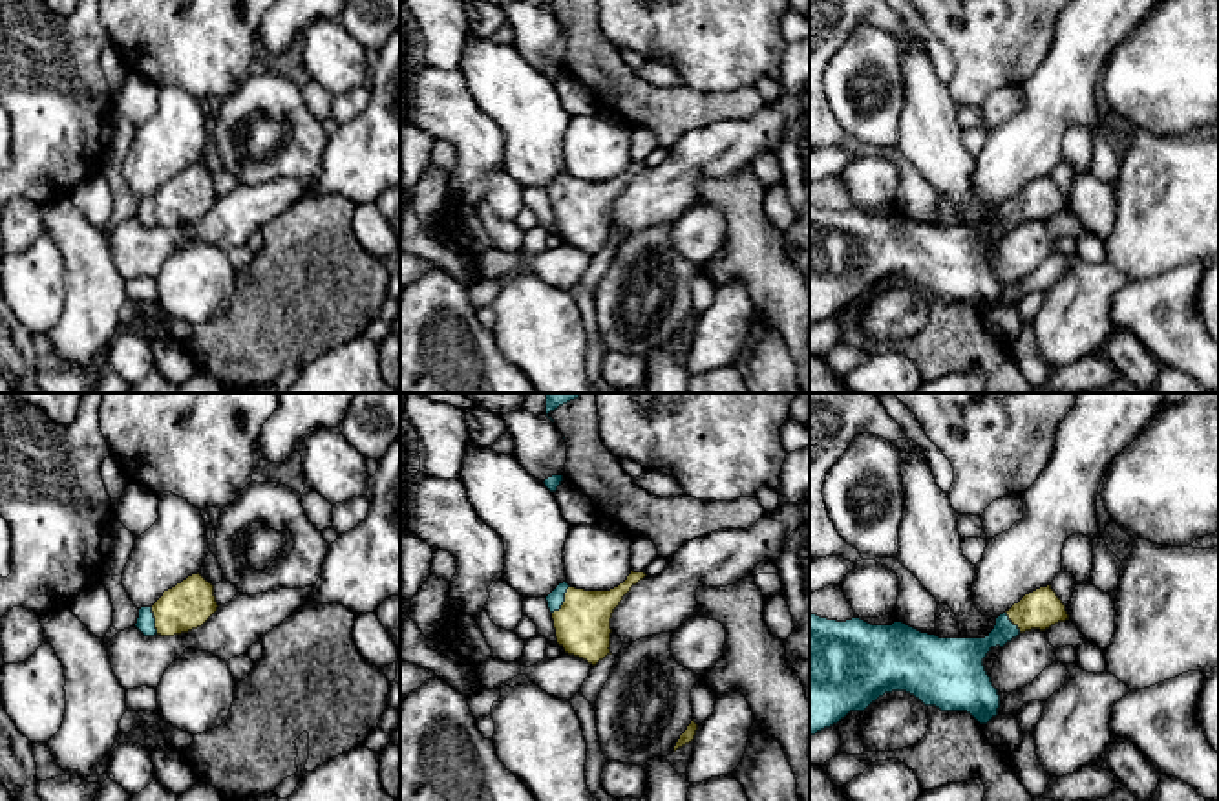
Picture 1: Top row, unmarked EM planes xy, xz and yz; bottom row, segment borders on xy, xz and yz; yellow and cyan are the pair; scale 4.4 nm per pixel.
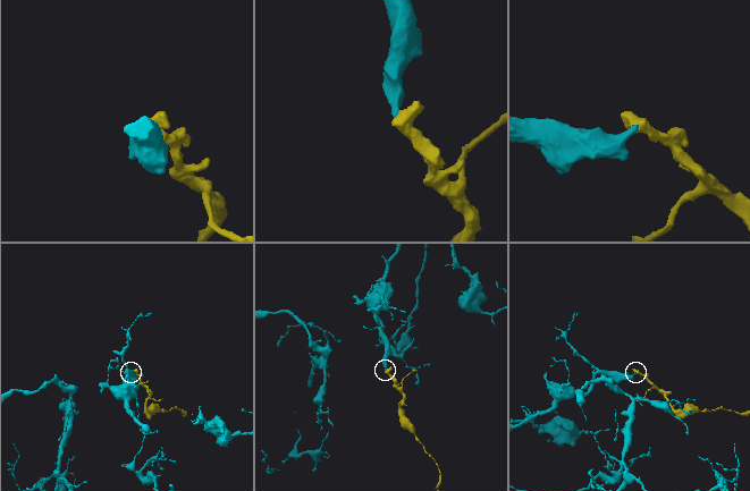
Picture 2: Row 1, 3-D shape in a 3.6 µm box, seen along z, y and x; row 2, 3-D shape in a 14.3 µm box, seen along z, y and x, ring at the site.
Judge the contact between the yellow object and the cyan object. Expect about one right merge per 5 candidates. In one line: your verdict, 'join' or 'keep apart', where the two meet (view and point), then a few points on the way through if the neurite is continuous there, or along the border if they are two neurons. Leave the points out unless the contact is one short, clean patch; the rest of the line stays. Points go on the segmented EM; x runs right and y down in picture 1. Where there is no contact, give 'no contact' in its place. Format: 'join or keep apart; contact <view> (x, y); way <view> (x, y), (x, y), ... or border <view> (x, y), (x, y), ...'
join; contact xz (565, 600); way xz (582, 626), (582, 619), (565, 600), (556, 598)

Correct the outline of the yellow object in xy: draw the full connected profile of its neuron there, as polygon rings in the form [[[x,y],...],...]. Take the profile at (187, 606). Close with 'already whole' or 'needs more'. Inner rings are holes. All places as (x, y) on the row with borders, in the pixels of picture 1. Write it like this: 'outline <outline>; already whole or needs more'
outline [[[197,572],[164,591],[152,607],[141,607],[135,627],[144,636],[174,636],[201,627],[217,607],[214,585]]]; needs more

